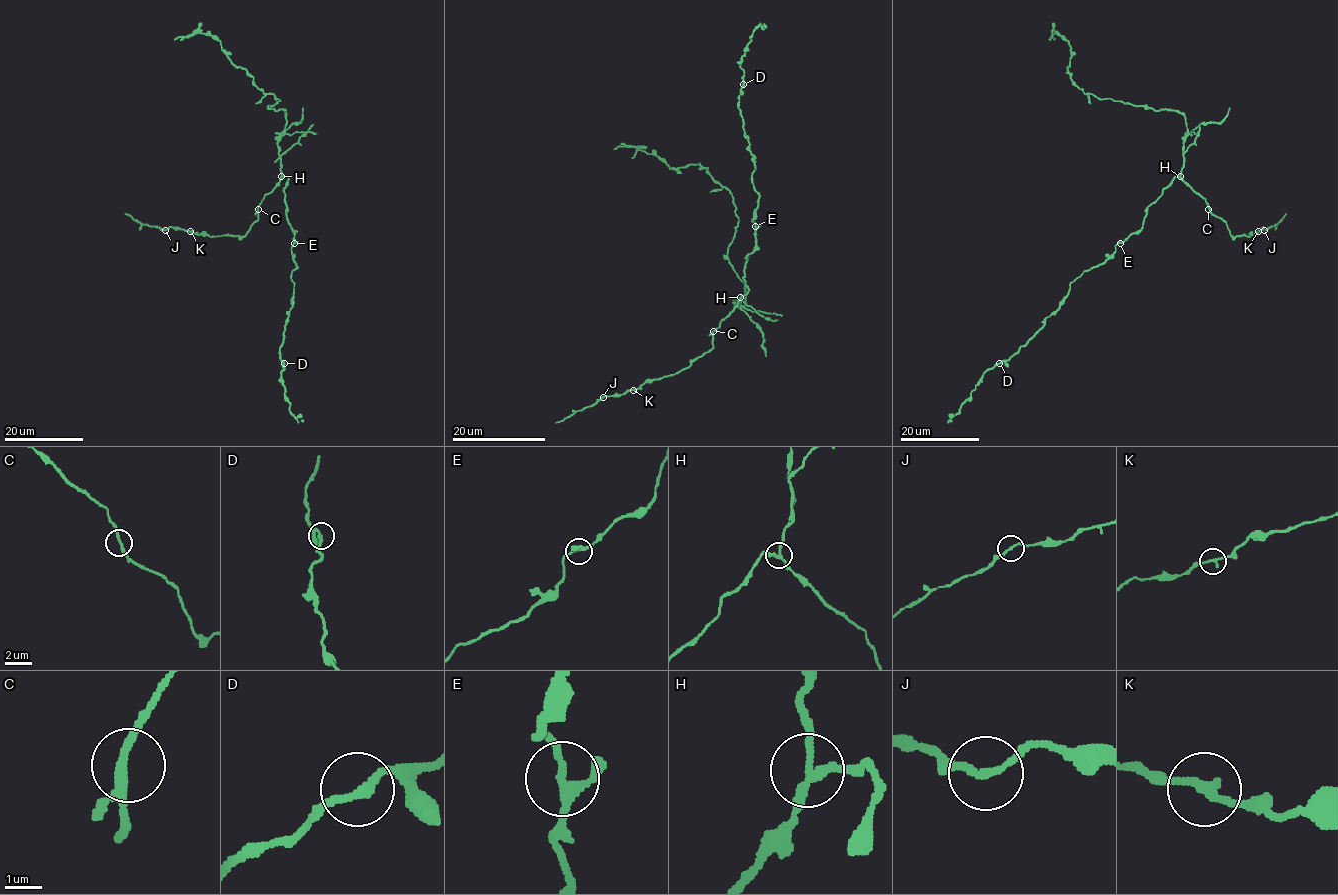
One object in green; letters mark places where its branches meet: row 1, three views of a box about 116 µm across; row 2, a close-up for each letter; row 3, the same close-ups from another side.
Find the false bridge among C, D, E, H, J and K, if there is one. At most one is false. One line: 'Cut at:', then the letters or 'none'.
Cut at: H

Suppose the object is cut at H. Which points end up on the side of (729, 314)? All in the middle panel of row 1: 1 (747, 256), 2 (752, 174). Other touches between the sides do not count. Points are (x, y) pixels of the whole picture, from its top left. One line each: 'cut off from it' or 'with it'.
1: with it
2: with it

